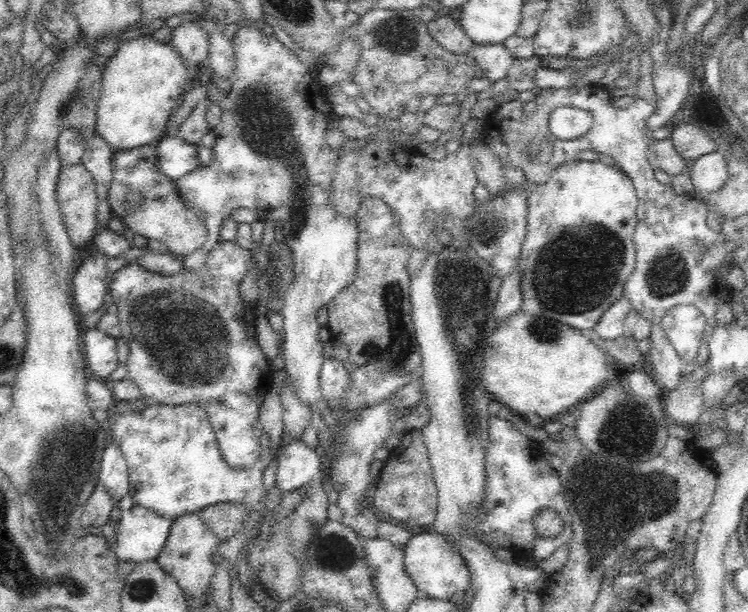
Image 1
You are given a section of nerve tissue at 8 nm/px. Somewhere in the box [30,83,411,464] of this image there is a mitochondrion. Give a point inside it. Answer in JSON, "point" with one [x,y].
{"point":[188,343]}

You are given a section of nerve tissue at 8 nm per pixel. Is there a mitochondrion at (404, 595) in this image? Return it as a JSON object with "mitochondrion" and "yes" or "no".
{"mitochondrion":"no"}

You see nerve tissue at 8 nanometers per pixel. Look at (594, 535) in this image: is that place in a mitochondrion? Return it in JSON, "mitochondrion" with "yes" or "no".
{"mitochondrion":"yes"}

